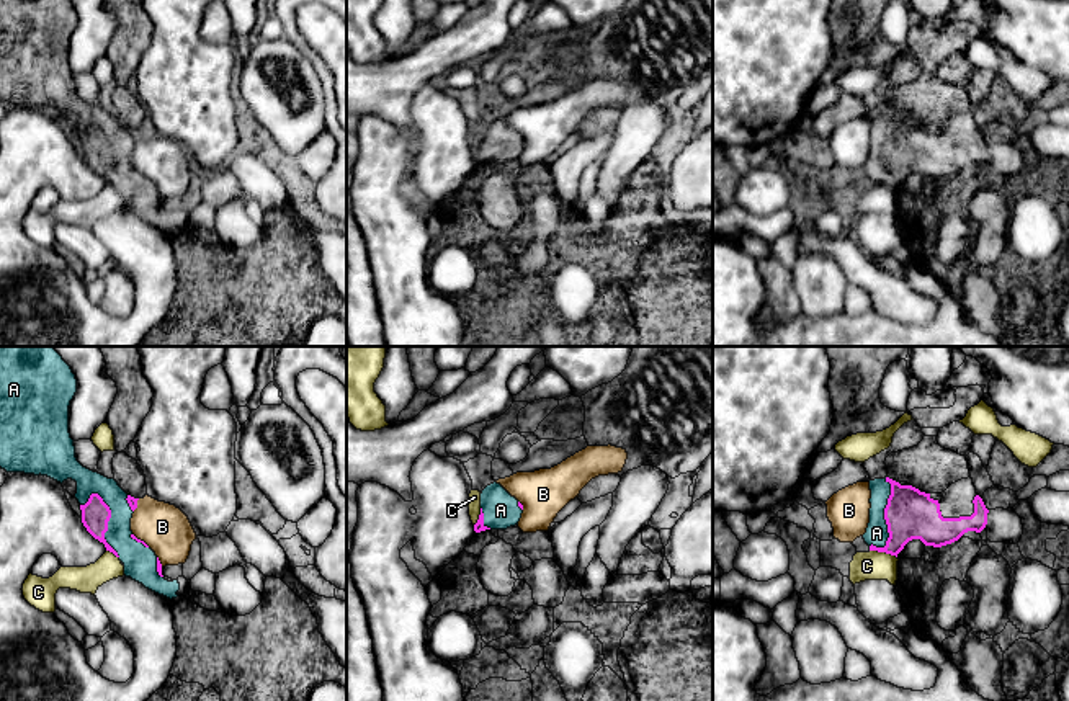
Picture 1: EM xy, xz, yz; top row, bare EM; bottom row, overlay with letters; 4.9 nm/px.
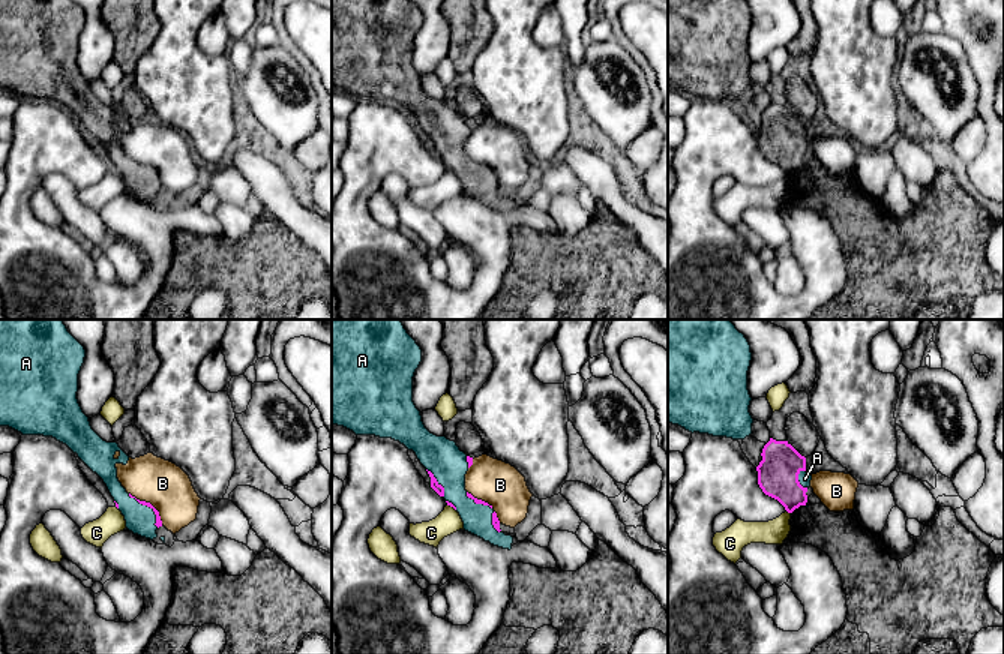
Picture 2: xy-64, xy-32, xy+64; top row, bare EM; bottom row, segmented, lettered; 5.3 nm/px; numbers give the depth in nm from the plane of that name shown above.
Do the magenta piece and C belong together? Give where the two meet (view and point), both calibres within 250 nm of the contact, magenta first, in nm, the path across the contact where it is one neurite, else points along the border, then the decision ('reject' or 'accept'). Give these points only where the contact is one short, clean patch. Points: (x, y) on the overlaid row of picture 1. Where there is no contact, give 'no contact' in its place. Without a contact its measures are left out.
contact yz (883, 551); calibres 240 and 140 nm; border yz (870, 549), (890, 553), (896, 558); reject

